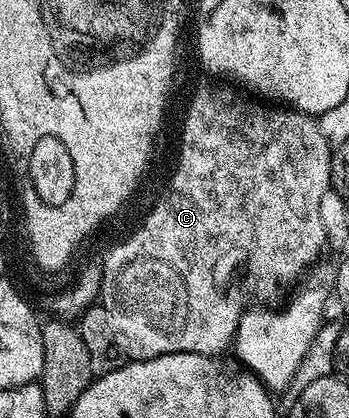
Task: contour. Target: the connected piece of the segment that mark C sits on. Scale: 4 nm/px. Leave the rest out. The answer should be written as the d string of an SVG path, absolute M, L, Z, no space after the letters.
M216 89L201 90L192 108L187 133L182 137L183 160L176 165L179 175L174 176L176 180L172 184L171 195L156 208L155 215L148 220L147 227L136 236L136 239L113 243L104 253L104 269L101 272L98 300L118 326L119 333L128 344L128 355L132 360L149 360L162 354L179 352L197 352L207 356L223 353L223 348L233 343L238 322L246 311L244 292L239 284L240 271L244 268L245 286L260 292L263 288L274 287L276 280L298 279L323 254L328 244L326 230L322 226L322 217L318 211L318 202L322 202L322 194L330 191L330 158L333 145L328 143L326 134L322 134L319 119L287 106L273 106L271 103L249 98L244 92L234 97L231 93Z

